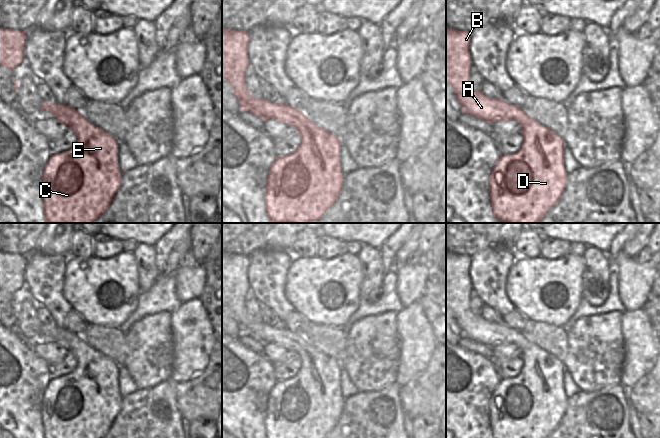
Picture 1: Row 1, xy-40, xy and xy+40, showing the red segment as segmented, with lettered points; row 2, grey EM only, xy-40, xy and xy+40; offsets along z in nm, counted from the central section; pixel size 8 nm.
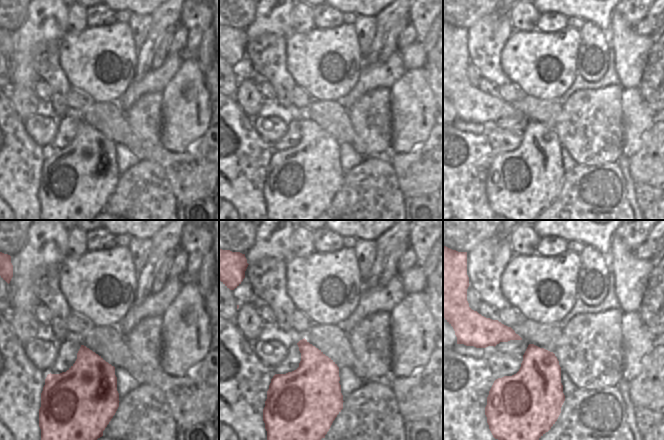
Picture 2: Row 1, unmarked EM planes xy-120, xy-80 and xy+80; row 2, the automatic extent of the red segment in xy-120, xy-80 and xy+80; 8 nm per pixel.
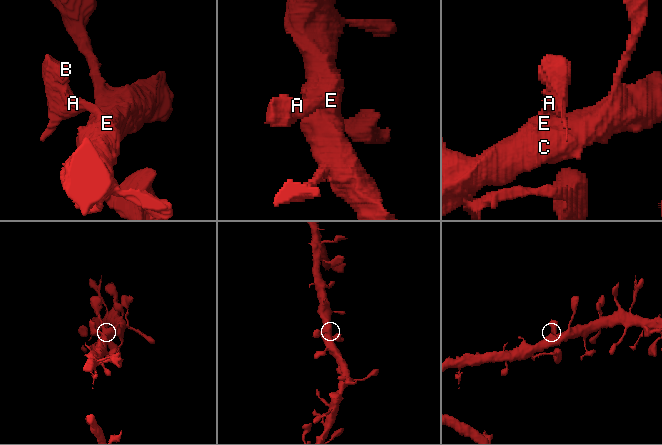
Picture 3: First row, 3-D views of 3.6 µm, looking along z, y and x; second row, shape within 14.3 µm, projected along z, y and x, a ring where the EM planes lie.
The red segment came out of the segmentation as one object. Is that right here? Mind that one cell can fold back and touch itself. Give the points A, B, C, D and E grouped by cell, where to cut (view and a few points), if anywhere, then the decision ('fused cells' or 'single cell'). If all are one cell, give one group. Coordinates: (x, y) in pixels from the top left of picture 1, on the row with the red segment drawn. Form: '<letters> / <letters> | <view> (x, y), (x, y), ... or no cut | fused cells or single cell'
A B C D E | no cut | single cell

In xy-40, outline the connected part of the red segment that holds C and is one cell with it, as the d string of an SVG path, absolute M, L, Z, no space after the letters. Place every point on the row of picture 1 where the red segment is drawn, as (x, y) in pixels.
M42 102L41 108L73 129L78 138L69 151L51 155L44 168L42 202L46 222L92 223L106 212L122 184L118 142L112 135L93 125L80 111L67 105Z

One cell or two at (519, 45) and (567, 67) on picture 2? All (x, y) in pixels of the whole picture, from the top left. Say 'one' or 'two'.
one

